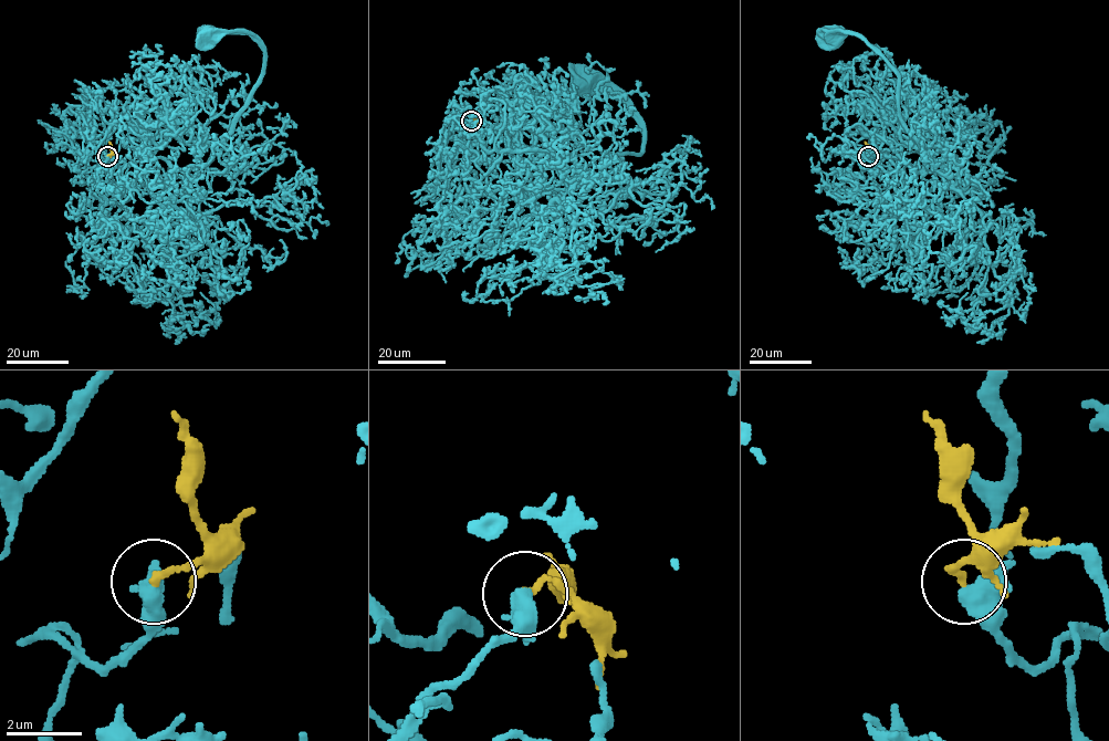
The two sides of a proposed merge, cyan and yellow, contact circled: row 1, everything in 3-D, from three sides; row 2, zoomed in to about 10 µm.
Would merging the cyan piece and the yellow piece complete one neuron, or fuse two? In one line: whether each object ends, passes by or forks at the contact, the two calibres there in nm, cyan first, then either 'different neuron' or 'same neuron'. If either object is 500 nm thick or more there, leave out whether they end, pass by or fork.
cyan passes by; yellow ends; calibres 440 and 170 nm; different neuron

